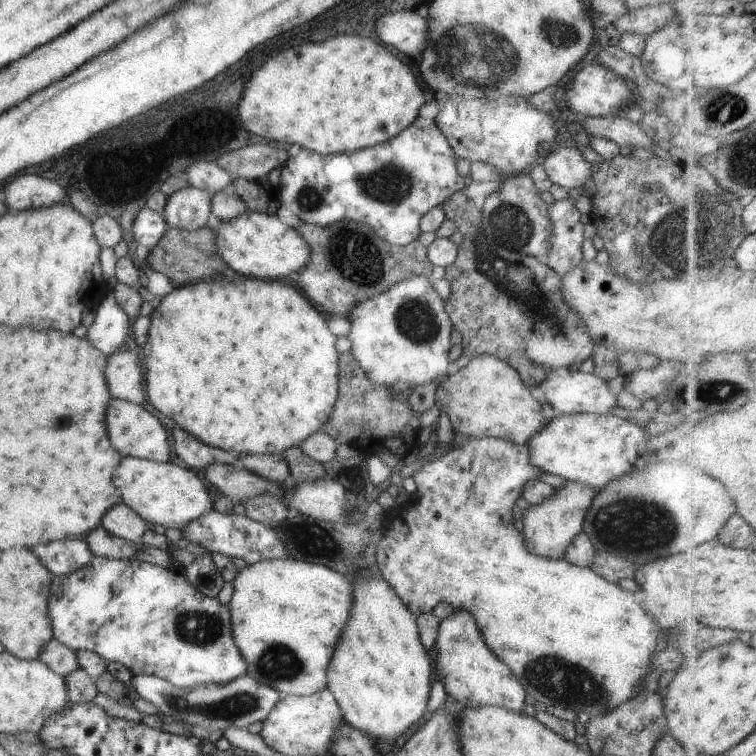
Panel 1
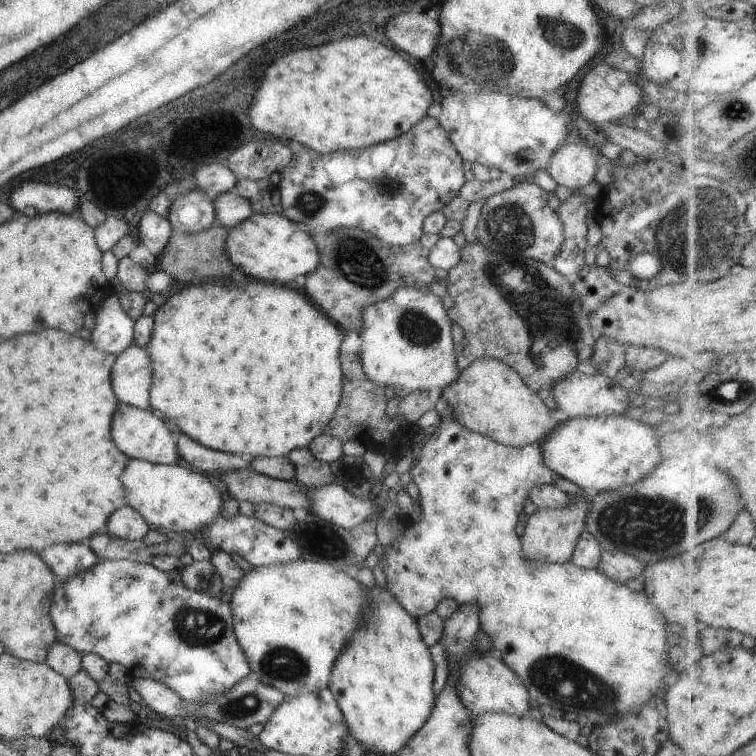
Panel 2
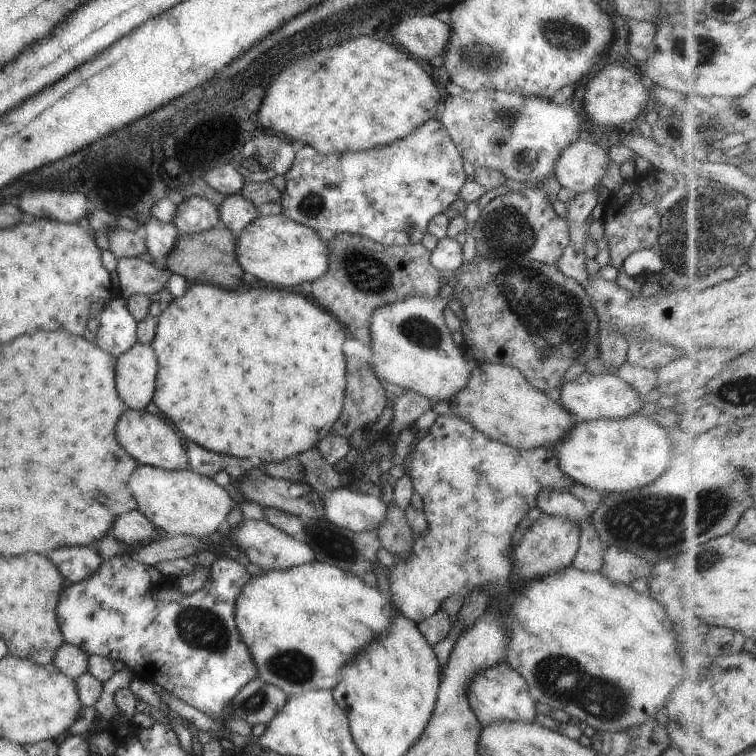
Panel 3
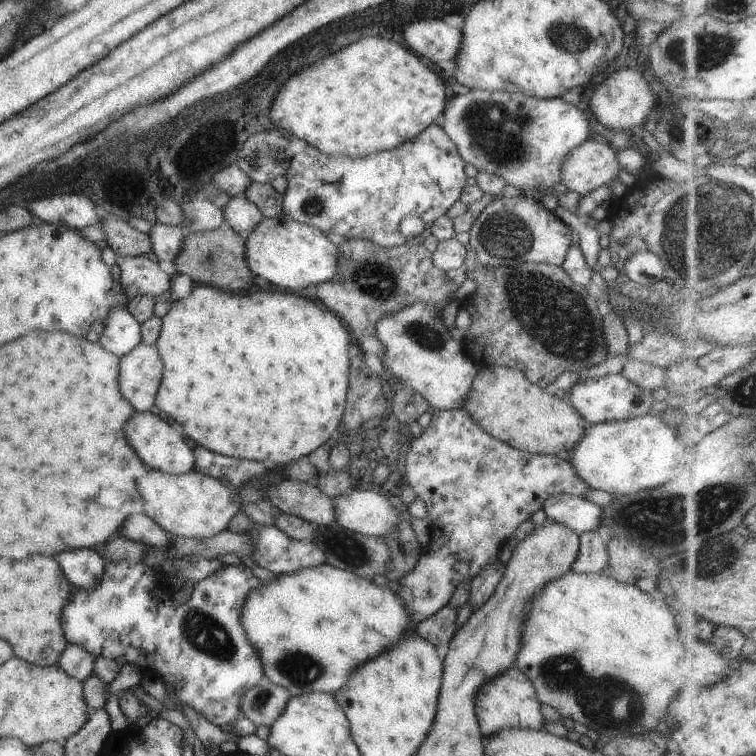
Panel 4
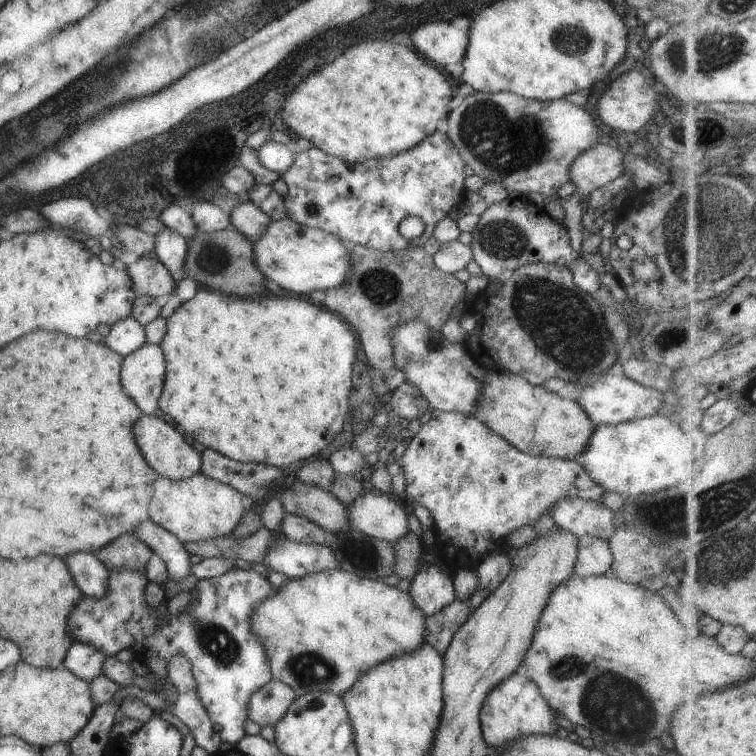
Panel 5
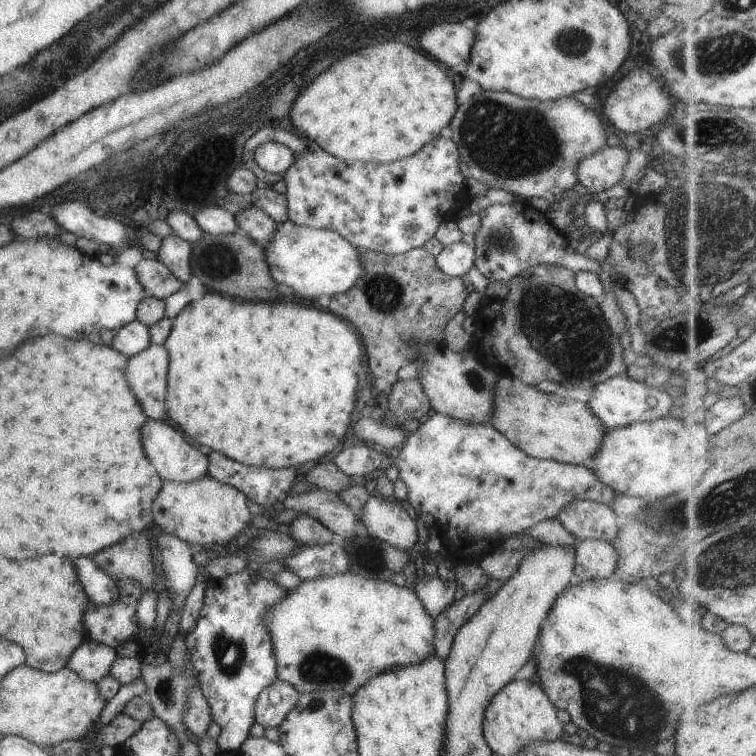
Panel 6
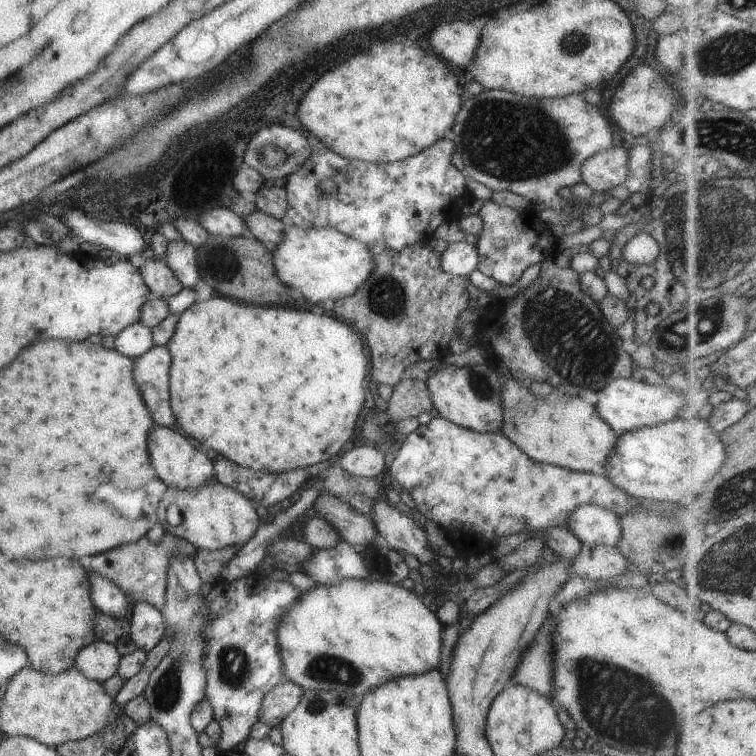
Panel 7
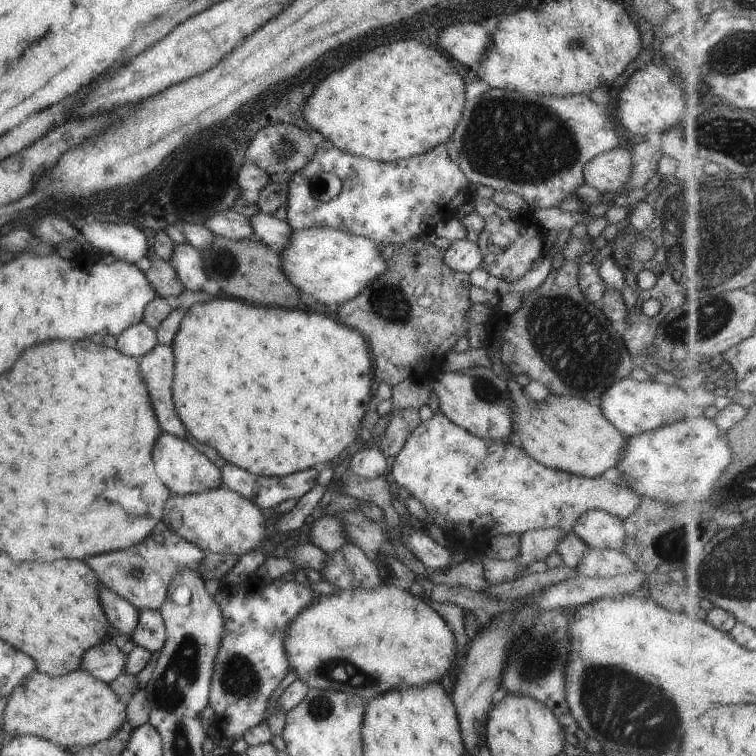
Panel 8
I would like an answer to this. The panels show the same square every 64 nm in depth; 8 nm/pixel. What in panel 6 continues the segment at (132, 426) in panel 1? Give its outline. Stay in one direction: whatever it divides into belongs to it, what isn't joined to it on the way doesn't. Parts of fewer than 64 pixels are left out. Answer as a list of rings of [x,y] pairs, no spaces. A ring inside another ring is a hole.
[[[147,418],[141,430],[143,450],[157,471],[162,482],[193,482],[201,476],[207,475],[207,457],[199,451],[199,447],[187,439],[187,436],[167,420],[153,420]]]

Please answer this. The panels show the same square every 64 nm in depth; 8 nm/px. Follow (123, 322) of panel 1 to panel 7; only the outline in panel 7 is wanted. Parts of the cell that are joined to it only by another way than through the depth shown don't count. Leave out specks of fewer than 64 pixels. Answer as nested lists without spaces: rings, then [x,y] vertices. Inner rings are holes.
[[[137,321],[129,324],[114,337],[113,349],[135,359],[153,346],[151,329]]]

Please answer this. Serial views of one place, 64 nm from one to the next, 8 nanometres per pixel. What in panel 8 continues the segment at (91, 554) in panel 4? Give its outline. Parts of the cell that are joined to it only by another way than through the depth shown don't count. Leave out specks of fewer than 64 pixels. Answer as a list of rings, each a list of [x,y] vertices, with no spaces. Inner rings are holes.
[[[101,582],[97,584],[97,592],[99,592],[97,600],[101,602],[101,608],[110,626],[113,626],[118,634],[131,637],[137,626],[137,609],[134,605],[107,590]]]

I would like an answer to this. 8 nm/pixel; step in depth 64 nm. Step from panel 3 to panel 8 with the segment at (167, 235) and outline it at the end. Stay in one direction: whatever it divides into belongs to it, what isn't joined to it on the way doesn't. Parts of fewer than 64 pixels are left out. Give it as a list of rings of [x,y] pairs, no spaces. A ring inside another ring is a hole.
[[[174,244],[171,250],[169,264],[175,270],[177,278],[181,281],[184,288],[191,292],[197,292],[201,285],[208,279],[203,272],[203,262],[201,254],[196,248],[185,244]]]

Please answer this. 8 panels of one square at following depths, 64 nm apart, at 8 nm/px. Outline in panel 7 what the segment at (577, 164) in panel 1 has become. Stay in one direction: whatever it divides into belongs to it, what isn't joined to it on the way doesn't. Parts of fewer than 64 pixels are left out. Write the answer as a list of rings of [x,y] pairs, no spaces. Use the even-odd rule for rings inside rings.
[[[611,146],[589,156],[581,164],[582,182],[595,196],[615,193],[629,173],[628,154],[622,147]]]

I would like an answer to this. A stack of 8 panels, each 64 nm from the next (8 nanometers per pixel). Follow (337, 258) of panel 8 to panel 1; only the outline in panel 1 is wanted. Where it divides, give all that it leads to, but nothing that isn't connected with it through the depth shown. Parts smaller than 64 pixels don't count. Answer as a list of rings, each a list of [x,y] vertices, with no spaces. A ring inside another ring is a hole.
[[[246,210],[231,220],[214,220],[209,226],[215,230],[213,242],[216,242],[217,254],[229,268],[243,277],[289,281],[289,274],[305,268],[309,262],[309,246],[305,240],[273,214]]]

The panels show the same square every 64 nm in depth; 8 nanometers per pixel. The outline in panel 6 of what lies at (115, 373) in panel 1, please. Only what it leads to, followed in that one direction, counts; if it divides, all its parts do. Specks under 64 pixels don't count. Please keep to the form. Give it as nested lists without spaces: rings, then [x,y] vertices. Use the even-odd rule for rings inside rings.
[[[151,345],[128,357],[125,382],[139,402],[143,414],[153,420],[166,420],[165,390],[169,357],[163,345]]]

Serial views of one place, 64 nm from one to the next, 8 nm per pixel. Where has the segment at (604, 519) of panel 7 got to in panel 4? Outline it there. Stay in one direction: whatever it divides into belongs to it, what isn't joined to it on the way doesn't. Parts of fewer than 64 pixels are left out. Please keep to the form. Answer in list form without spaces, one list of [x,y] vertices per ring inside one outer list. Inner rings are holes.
[[[547,496],[541,510],[548,521],[565,524],[578,535],[596,530],[601,524],[601,507],[577,496]]]

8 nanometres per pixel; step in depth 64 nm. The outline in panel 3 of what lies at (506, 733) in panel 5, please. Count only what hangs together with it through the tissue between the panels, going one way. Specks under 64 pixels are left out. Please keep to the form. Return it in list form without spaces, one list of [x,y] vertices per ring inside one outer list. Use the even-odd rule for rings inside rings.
[[[499,662],[473,676],[473,680],[467,686],[467,702],[481,727],[489,726],[497,720],[521,720],[521,722],[535,720],[535,701],[529,694],[527,681],[523,680],[506,662]]]

